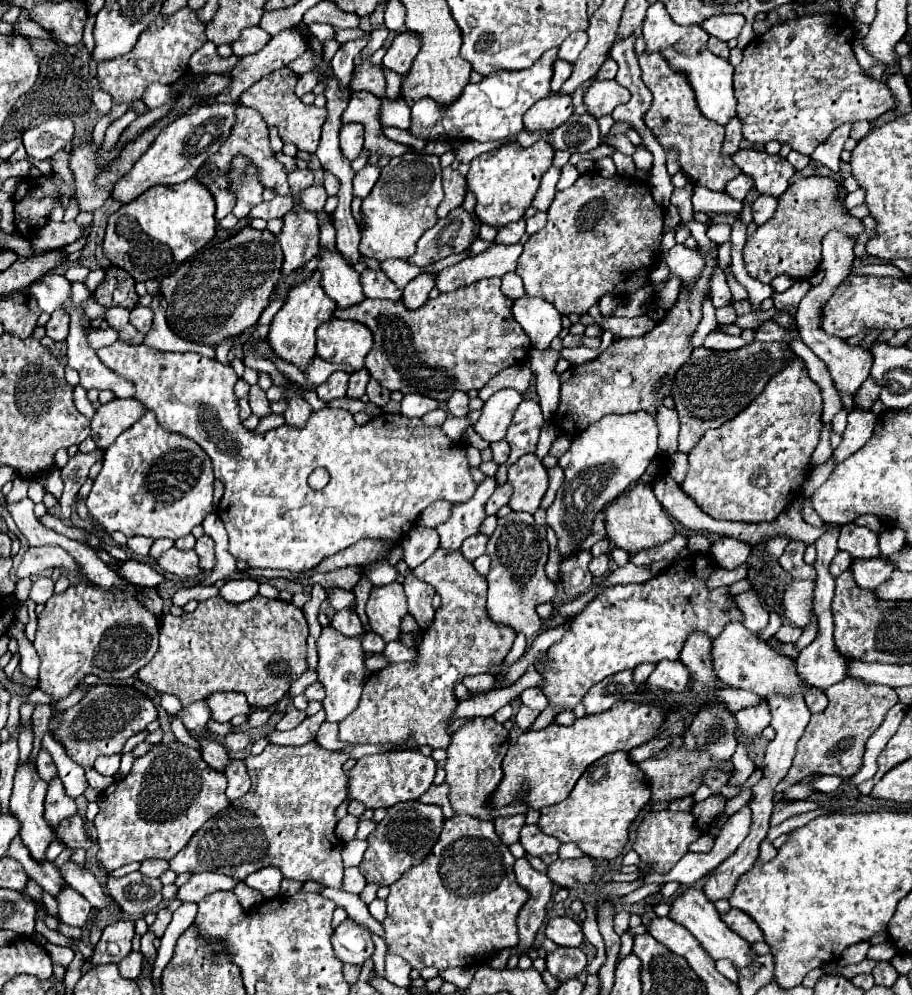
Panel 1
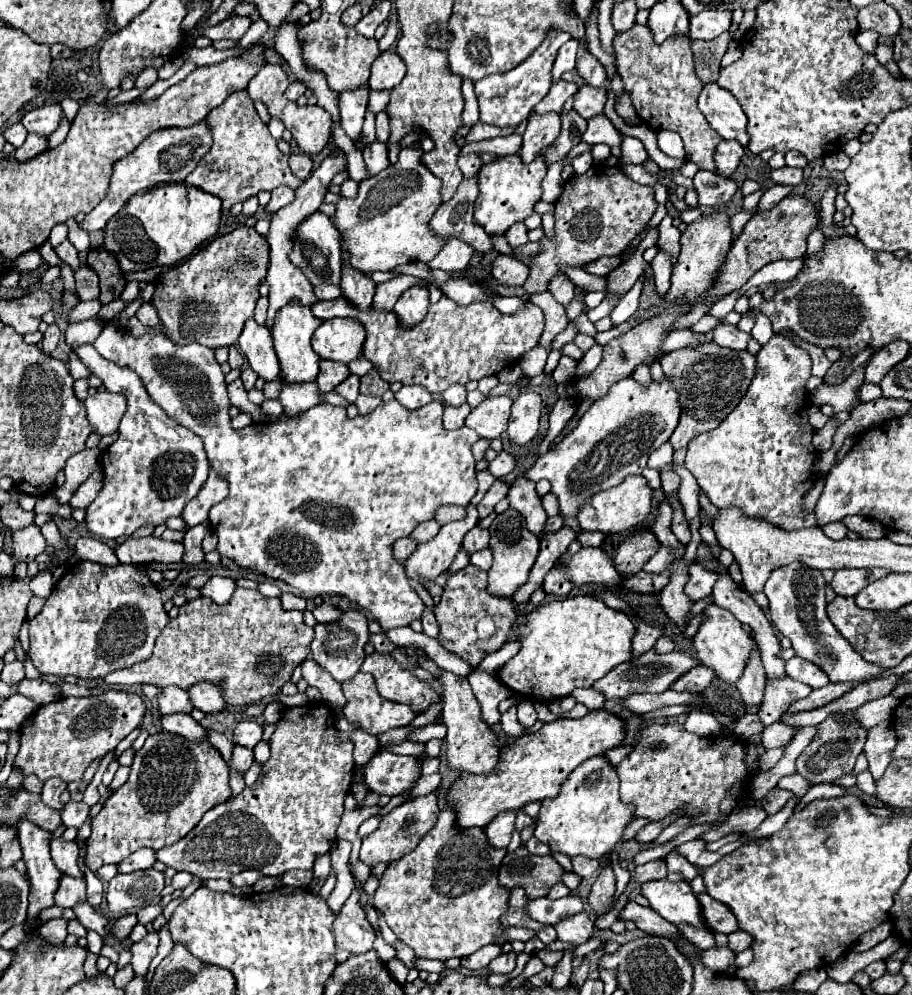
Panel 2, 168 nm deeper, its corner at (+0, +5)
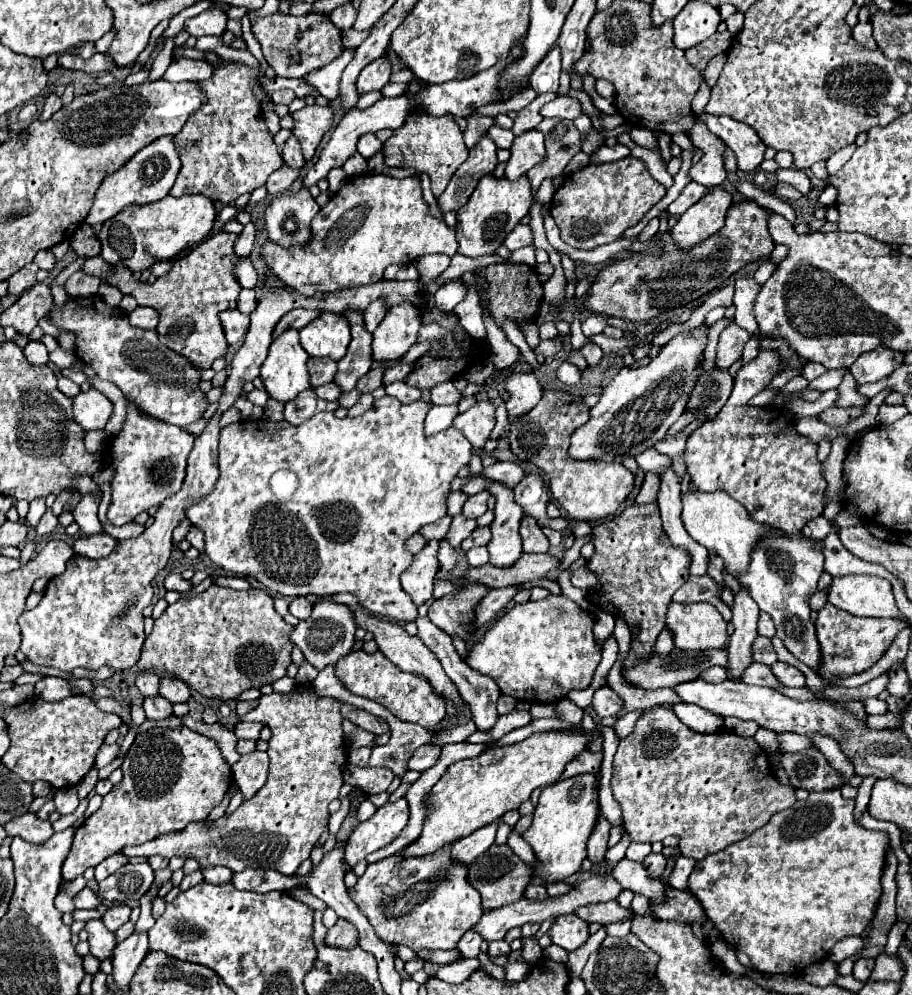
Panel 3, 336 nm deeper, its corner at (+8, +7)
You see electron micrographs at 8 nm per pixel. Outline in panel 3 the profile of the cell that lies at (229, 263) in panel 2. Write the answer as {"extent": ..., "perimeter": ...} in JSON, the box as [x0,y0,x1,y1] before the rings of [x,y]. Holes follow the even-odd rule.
{"extent":[102,233,242,371],"perimeter":[[[214,233],[214,235],[210,235],[204,243],[200,243],[196,249],[192,249],[188,255],[184,255],[182,259],[176,259],[172,271],[168,275],[158,277],[154,283],[144,283],[144,281],[134,279],[134,275],[128,267],[114,267],[114,271],[108,277],[102,277],[102,281],[108,283],[108,285],[118,287],[122,295],[132,295],[138,301],[138,305],[154,307],[160,313],[160,323],[156,327],[160,341],[166,347],[170,347],[172,351],[186,357],[196,369],[204,371],[204,369],[212,367],[214,359],[220,359],[220,357],[226,355],[228,343],[226,343],[226,337],[224,337],[224,329],[220,327],[218,315],[220,315],[220,311],[236,309],[236,297],[242,291],[236,277],[232,275],[232,267],[238,261],[238,257],[232,251],[232,245],[234,245],[236,237],[238,235],[234,235],[234,233]]]}

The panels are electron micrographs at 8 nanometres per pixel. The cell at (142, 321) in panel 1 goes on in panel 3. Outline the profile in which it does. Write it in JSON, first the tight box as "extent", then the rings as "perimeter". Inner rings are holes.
{"extent":[130,307,158,329],"perimeter":[[[138,307],[130,313],[130,323],[132,327],[140,327],[140,329],[156,329],[158,311],[152,307]]]}

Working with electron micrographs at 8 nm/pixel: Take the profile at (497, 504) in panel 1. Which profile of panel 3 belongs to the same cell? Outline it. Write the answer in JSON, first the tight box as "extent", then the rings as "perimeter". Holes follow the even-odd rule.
{"extent":[462,491,490,519],"perimeter":[[[480,491],[480,493],[472,495],[472,497],[468,497],[468,501],[464,503],[462,515],[468,517],[468,519],[476,519],[476,517],[484,515],[486,513],[486,501],[488,501],[488,497],[490,497],[488,491]]]}

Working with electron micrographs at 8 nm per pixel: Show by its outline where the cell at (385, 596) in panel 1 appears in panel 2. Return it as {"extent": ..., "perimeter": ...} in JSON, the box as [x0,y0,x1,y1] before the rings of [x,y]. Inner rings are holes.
{"extent":[92,325,480,631],"perimeter":[[[106,325],[100,333],[100,337],[92,343],[96,347],[96,351],[108,359],[108,361],[114,361],[116,365],[122,365],[122,367],[130,367],[134,369],[148,395],[152,397],[152,401],[156,405],[160,405],[160,409],[170,417],[174,419],[178,425],[184,425],[186,429],[194,431],[202,441],[204,441],[204,447],[206,447],[206,453],[208,453],[208,461],[210,465],[214,467],[214,471],[224,477],[230,485],[230,493],[224,501],[220,501],[218,505],[214,505],[210,509],[210,527],[214,529],[214,533],[218,535],[218,553],[236,561],[238,565],[242,567],[250,567],[250,569],[256,569],[260,573],[264,573],[266,577],[272,577],[272,579],[280,579],[296,589],[300,589],[302,593],[306,595],[346,595],[352,603],[356,603],[360,609],[366,609],[382,627],[382,631],[390,631],[390,629],[396,629],[396,627],[404,627],[404,625],[410,625],[414,619],[420,619],[420,613],[424,609],[424,603],[422,599],[416,595],[416,591],[408,585],[408,577],[404,573],[404,563],[398,563],[394,557],[392,557],[392,543],[398,539],[398,537],[408,537],[412,533],[412,529],[422,523],[422,521],[428,521],[434,517],[434,511],[438,505],[468,505],[472,501],[472,497],[476,495],[478,491],[478,481],[476,481],[476,461],[472,457],[472,451],[470,447],[480,439],[476,431],[468,429],[468,427],[460,427],[460,429],[454,429],[454,431],[448,431],[444,429],[442,425],[442,413],[444,413],[444,405],[440,401],[432,401],[420,409],[414,409],[414,411],[408,411],[404,409],[396,399],[394,401],[388,401],[388,403],[380,403],[372,413],[368,415],[358,415],[356,419],[348,419],[346,415],[346,409],[344,407],[334,407],[330,403],[320,403],[312,409],[308,409],[304,415],[300,417],[294,417],[294,419],[288,419],[288,421],[282,421],[282,423],[270,423],[270,425],[260,425],[260,423],[254,423],[250,427],[244,427],[244,429],[232,429],[230,421],[230,401],[228,401],[228,391],[226,391],[226,381],[224,381],[224,373],[220,369],[220,363],[214,359],[214,351],[204,347],[204,345],[198,345],[198,343],[192,343],[188,347],[182,347],[182,345],[176,345],[172,343],[166,335],[142,335],[142,337],[132,337],[130,333],[126,333],[124,329],[114,329],[110,325]]]}

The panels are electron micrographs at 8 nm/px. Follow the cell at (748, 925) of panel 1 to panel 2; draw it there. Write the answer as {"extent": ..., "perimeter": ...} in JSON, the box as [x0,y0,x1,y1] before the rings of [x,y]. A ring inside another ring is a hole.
{"extent":[698,893,738,935],"perimeter":[[[700,893],[698,897],[700,897],[700,905],[704,905],[704,917],[708,917],[708,925],[712,925],[716,933],[730,935],[738,931],[738,921],[728,907],[724,907],[720,901],[714,901],[708,893]]]}

